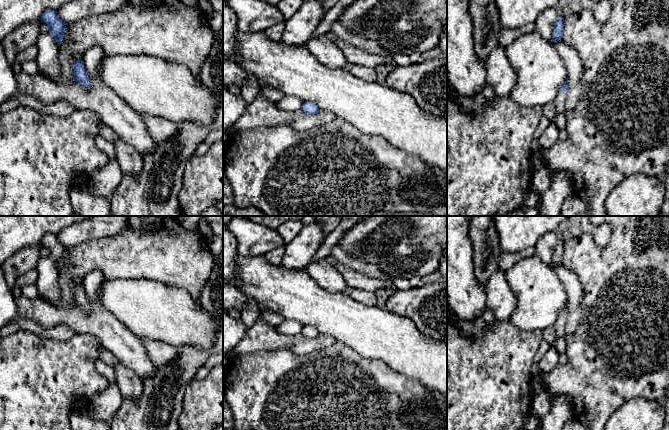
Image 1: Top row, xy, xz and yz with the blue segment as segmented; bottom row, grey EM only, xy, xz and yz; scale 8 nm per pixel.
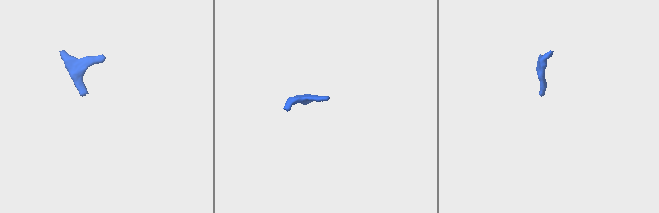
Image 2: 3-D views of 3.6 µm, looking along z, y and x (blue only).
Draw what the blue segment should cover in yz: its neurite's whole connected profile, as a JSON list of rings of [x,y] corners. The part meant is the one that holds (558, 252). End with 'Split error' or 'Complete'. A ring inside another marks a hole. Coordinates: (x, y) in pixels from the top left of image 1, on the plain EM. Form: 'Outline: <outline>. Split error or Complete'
Outline: [[[558,240],[557,245],[555,246],[555,249],[553,251],[553,259],[551,262],[551,266],[555,267],[562,263],[563,253],[564,253],[564,242]]]. Complete

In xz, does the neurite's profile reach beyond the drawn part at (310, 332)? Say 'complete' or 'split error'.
complete

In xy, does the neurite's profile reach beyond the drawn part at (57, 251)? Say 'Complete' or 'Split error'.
Complete

